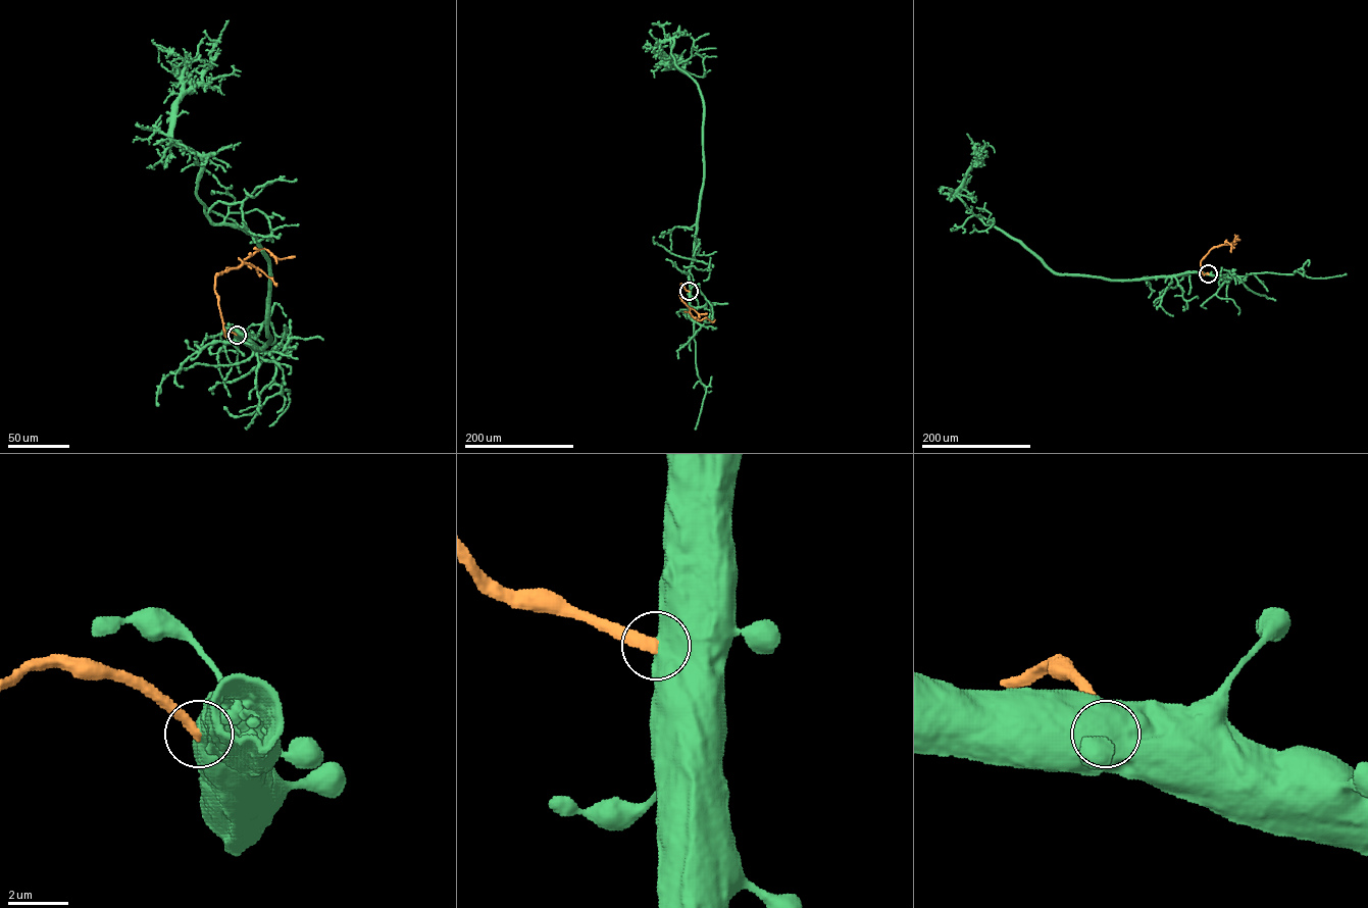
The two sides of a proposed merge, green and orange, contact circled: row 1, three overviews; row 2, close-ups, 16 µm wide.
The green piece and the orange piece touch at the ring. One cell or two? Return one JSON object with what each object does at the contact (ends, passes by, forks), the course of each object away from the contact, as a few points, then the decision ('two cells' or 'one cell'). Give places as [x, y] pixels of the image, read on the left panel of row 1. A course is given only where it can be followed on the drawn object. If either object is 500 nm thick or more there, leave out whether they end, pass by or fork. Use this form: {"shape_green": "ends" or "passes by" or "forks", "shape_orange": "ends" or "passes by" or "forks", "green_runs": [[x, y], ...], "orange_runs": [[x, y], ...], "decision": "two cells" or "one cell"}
{"green_runs": [[236, 335], [268, 340], [268, 261], [211, 221], [202, 158], [172, 137], [229, 20]], "orange_runs": [[237, 335], [224, 334], [215, 276], [237, 268], [260, 249], [280, 259], [295, 257]], "decision": "two cells"}

